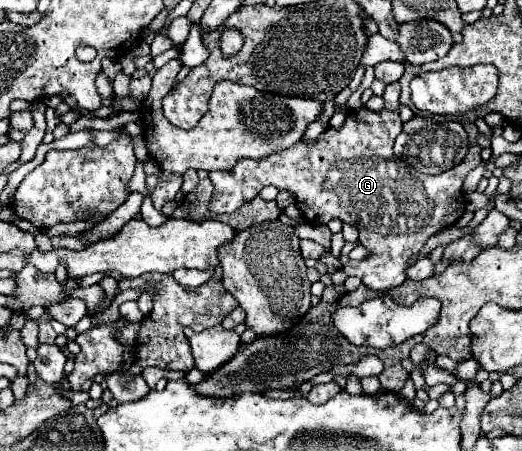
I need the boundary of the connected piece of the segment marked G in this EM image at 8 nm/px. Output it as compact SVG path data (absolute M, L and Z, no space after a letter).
M390 83L384 91L384 109L374 113L366 107L358 111L350 111L344 125L340 129L328 127L316 141L312 143L296 143L288 151L280 151L276 155L268 155L268 159L242 159L236 163L232 171L210 171L208 179L214 185L214 195L210 201L212 213L232 213L242 207L246 201L254 199L262 187L274 185L280 191L290 191L296 199L296 207L302 211L304 219L310 223L330 223L332 219L340 219L342 223L356 225L360 231L360 245L368 251L362 261L348 261L342 271L346 275L358 277L368 289L388 293L390 289L402 285L406 281L406 269L414 255L418 255L428 241L428 237L440 233L442 229L456 223L456 219L466 211L466 201L462 195L462 181L476 165L480 165L480 147L478 143L470 145L464 161L450 171L438 175L424 175L408 163L394 155L392 145L398 133L402 131L400 119L400 85Z

